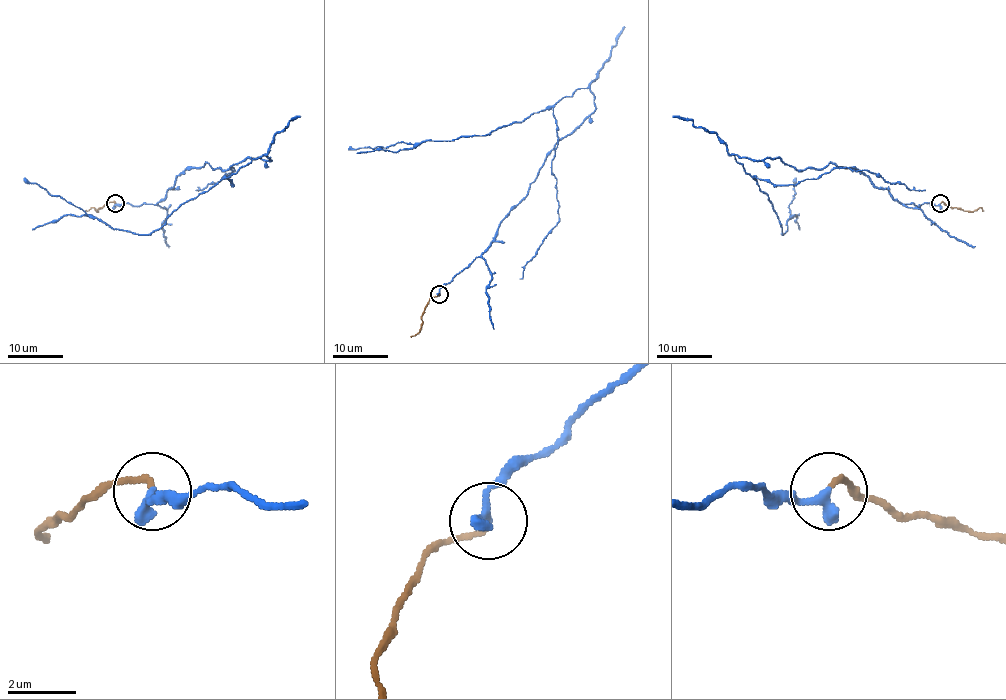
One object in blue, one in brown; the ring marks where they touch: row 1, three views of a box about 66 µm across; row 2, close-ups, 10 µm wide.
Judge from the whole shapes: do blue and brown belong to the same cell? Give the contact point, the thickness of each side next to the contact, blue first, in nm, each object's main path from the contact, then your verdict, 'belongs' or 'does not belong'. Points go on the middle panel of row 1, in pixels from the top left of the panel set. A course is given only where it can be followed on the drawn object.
(439, 294) | 360/150 nm | blue via (440, 293), (494, 240), (546, 155), (595, 109), (593, 94), (578, 88), (487, 134), (348, 150) | brown via (440, 293), (429, 300), (422, 316), (422, 327), (411, 337) | does not belong

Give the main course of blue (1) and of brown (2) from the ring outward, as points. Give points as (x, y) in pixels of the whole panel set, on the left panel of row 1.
1: (115, 203), (156, 204), (206, 163), (270, 160), (253, 159), (149, 234), (113, 230), (23, 178)
2: (115, 203), (108, 202), (97, 211), (92, 207), (86, 211)

